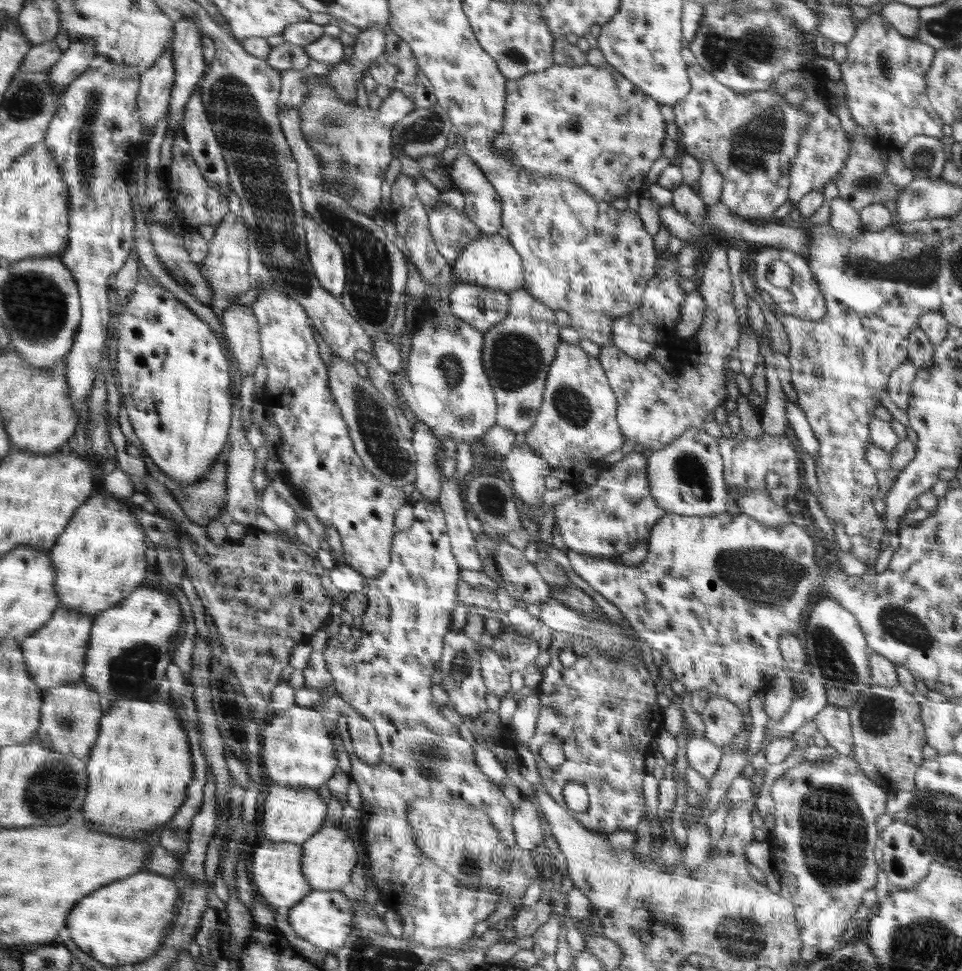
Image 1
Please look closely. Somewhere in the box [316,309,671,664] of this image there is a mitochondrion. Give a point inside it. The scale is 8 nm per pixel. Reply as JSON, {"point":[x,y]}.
{"point":[376,431]}

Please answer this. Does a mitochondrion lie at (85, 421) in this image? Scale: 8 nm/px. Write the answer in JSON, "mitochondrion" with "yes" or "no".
{"mitochondrion":"no"}

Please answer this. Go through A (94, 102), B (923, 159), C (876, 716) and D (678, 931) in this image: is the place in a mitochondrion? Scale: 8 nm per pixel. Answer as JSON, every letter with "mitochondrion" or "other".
{"A":"mitochondrion","B":"mitochondrion","C":"mitochondrion","D":"mitochondrion"}

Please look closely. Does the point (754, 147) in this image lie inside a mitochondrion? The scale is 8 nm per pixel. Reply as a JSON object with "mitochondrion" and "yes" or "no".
{"mitochondrion":"yes"}

